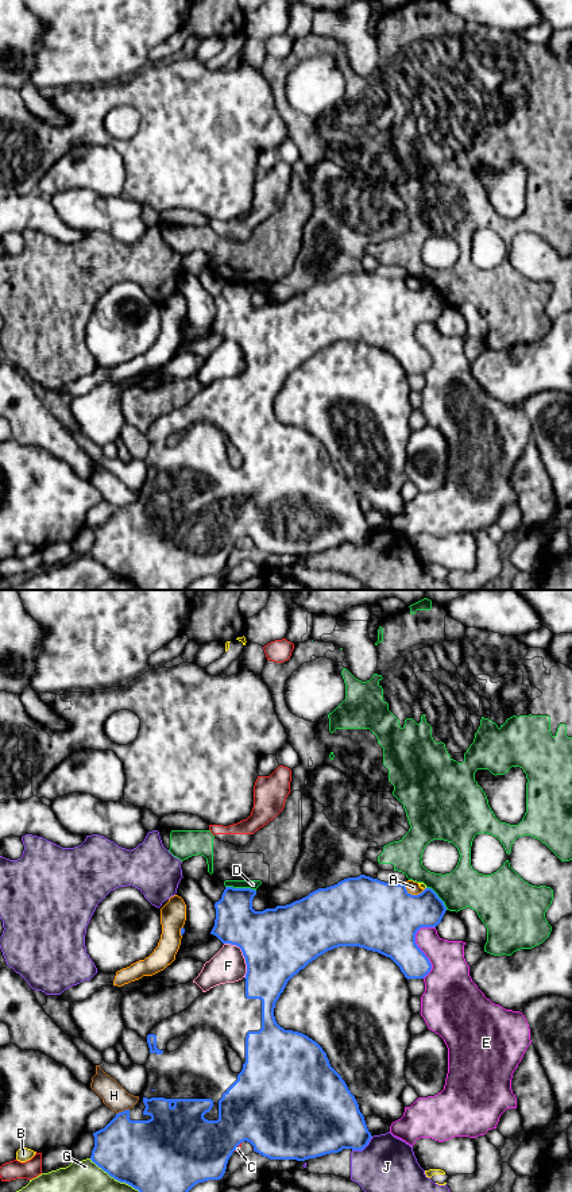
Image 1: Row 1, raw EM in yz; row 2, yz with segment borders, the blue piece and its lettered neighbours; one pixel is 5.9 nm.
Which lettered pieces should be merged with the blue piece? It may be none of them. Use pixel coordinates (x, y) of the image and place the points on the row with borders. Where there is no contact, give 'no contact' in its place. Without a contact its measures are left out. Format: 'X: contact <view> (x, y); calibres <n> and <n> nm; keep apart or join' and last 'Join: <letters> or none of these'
A: contact yz (413, 895); calibres 420 and 80 nm; keep apart
B: contact yz (425, 888); calibres 340 and 30 nm; keep apart
C: contact yz (238, 1145); calibres 420 and 30 nm; keep apart
D: contact yz (240, 888); calibres 260 and 60 nm; keep apart
E: contact yz (417, 946); calibres 400 and 240 nm; keep apart
F: contact yz (243, 955); calibres 420 and 200 nm; keep apart
G: contact yz (115, 1179); calibres 420 and 190 nm; keep apart
H: contact yz (123, 1111); calibres 380 and 150 nm; keep apart
J: contact yz (363, 1148); calibres 360 and 340 nm; keep apart
Join: none of these

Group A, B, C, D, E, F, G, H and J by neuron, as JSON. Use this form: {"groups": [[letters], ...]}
{"groups": [["A"], ["B"], ["C"], ["D", "J"], ["E"], ["F"], ["G"], ["H"]]}

